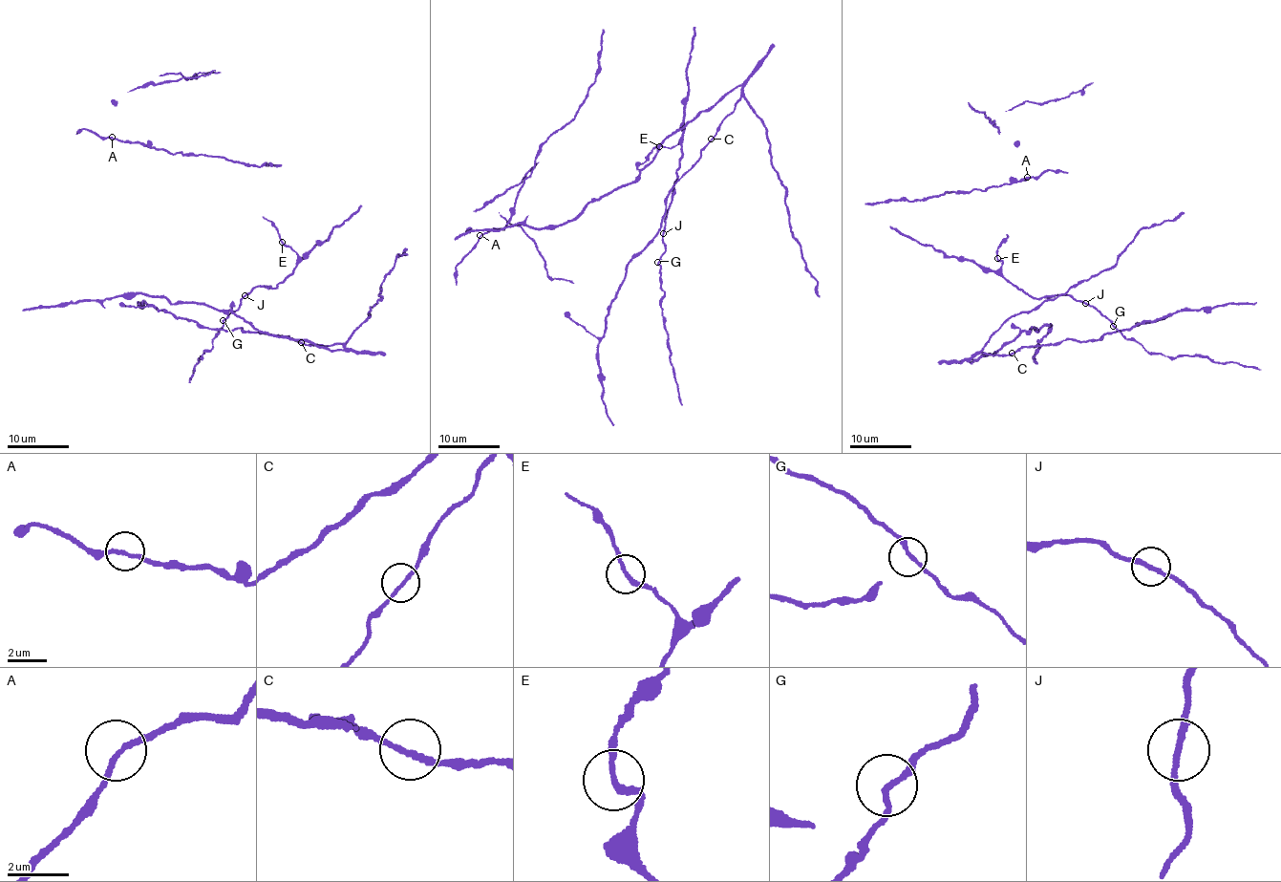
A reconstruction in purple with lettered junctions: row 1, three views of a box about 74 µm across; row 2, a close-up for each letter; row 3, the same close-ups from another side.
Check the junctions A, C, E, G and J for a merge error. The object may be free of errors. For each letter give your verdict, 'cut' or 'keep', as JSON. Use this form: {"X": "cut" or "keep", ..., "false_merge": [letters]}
{"A": "keep", "C": "keep", "E": "keep", "G": "keep", "J": "keep", "false_merge": []}

